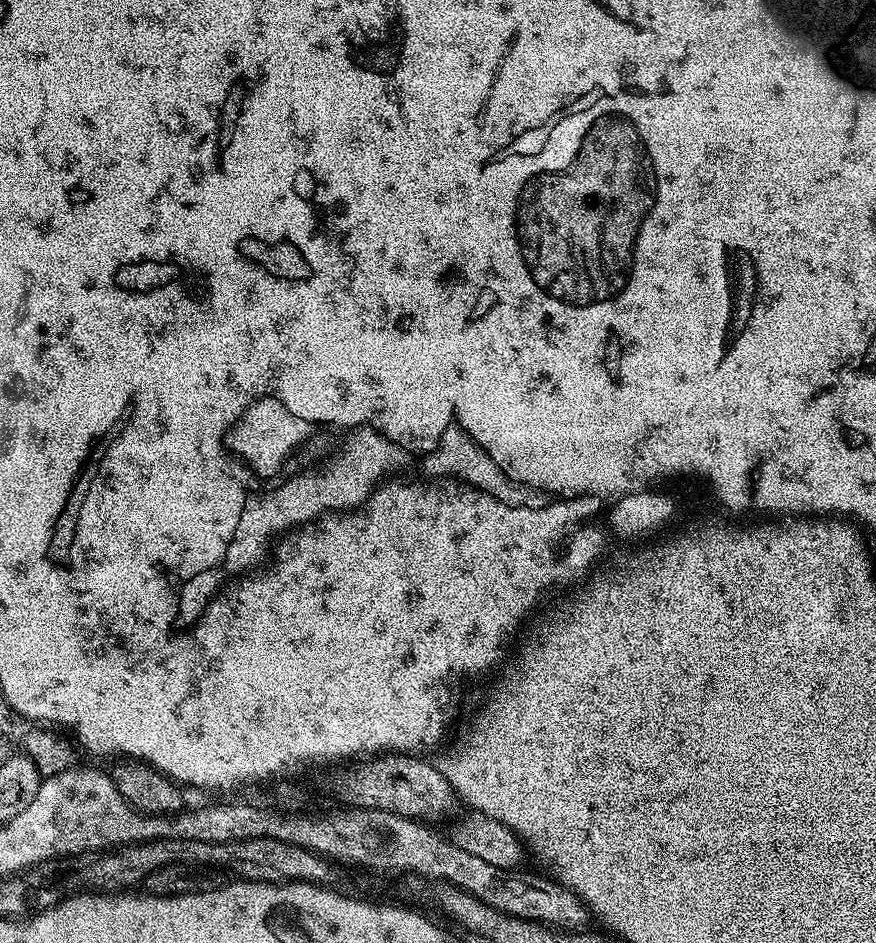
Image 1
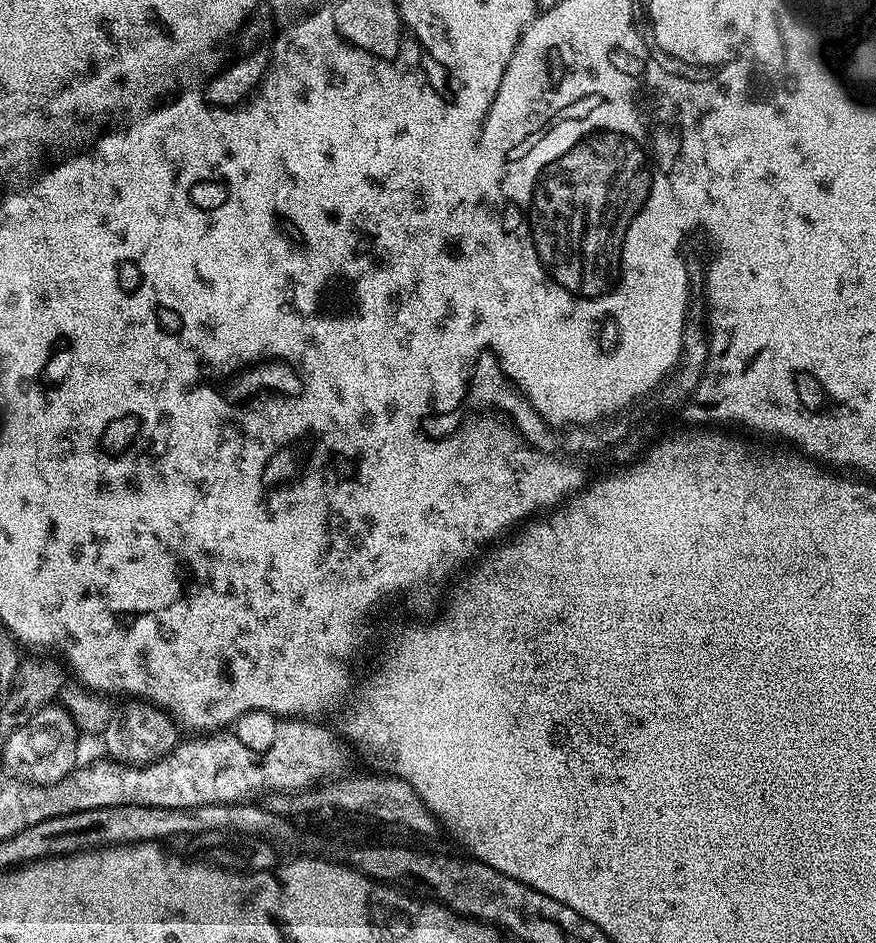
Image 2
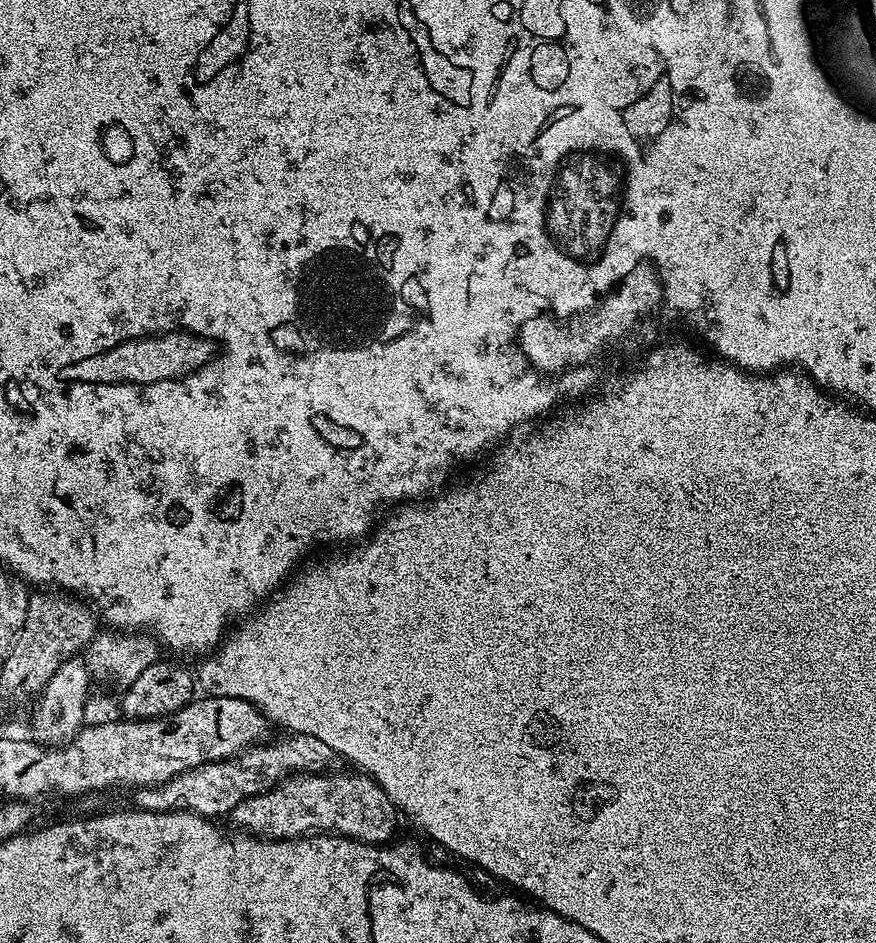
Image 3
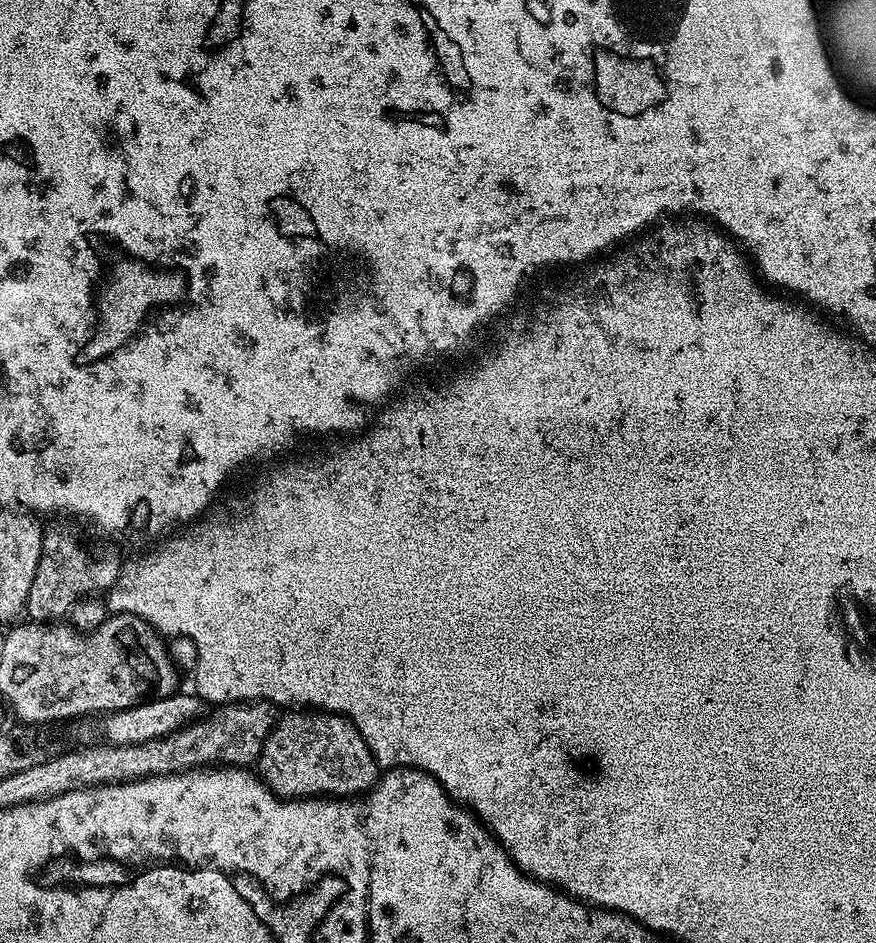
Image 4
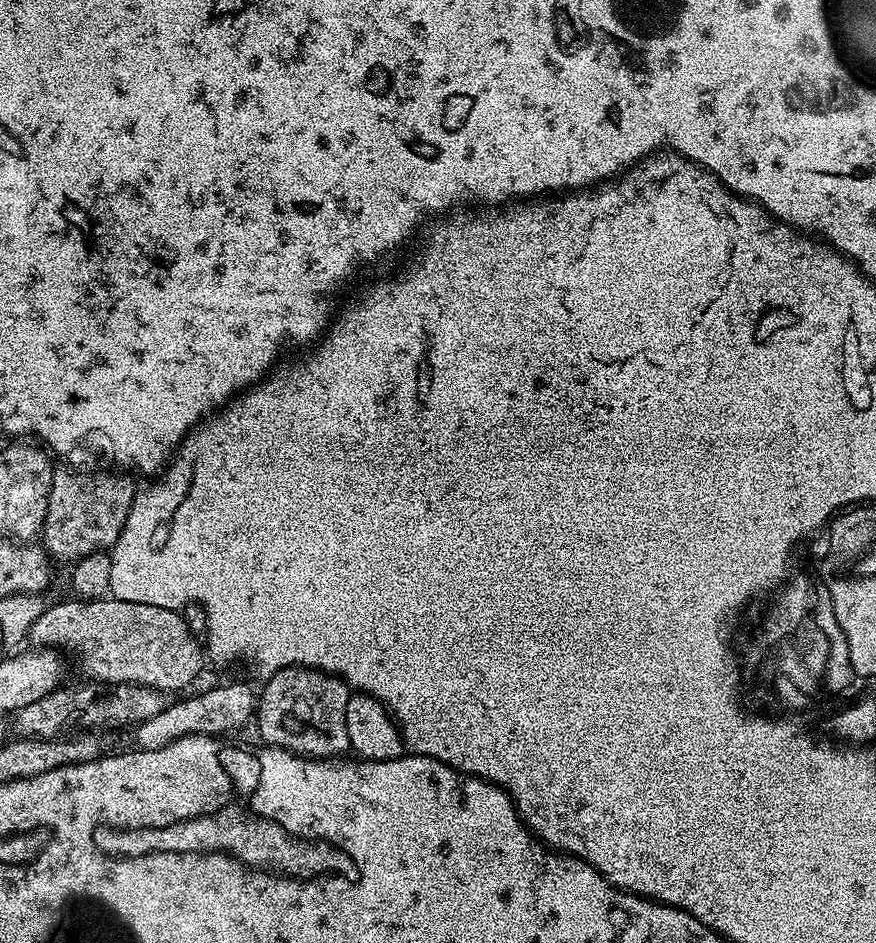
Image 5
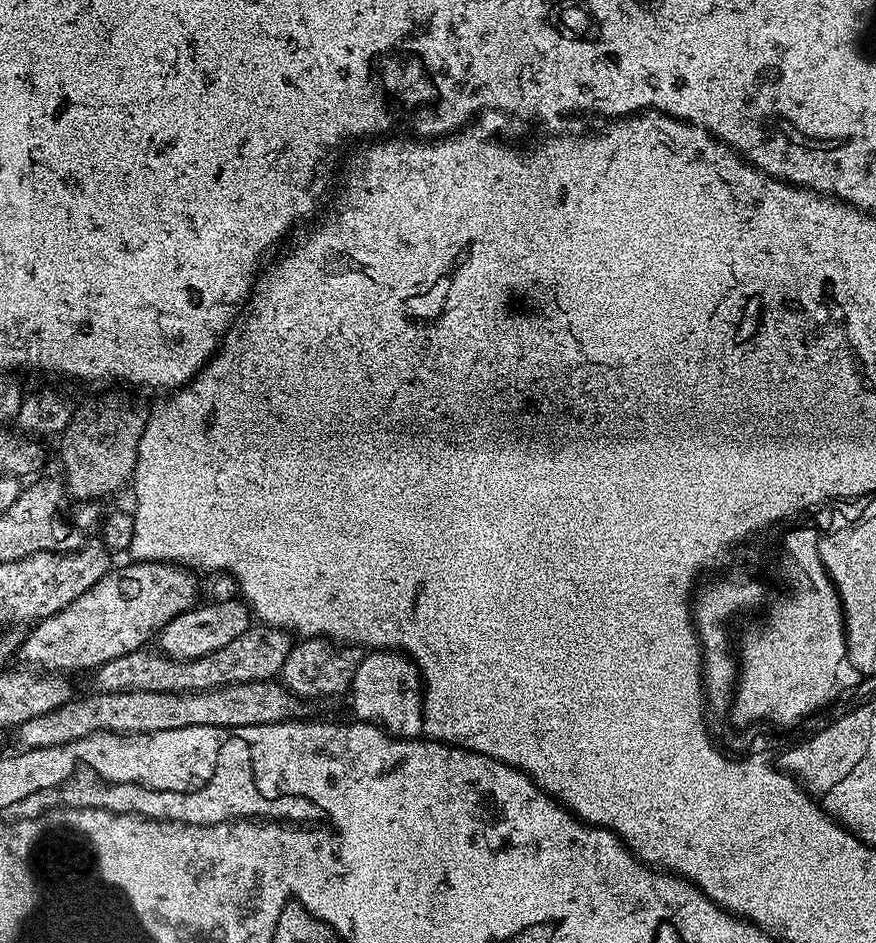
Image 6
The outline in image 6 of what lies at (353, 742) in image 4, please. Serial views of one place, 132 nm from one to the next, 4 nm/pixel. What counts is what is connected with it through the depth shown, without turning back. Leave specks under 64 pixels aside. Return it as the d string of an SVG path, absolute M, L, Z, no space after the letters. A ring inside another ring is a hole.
M323 636L300 638L293 643L290 654L286 654L279 679L289 692L305 701L316 700L319 696L343 697L349 691L355 671L365 655L365 649L354 644L337 642Z

